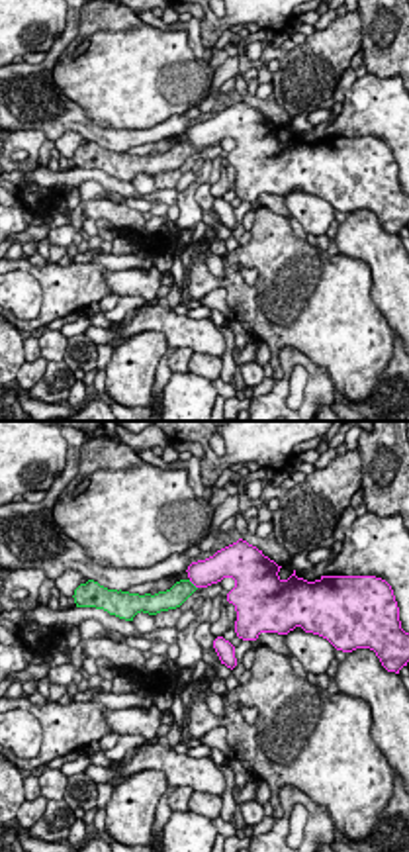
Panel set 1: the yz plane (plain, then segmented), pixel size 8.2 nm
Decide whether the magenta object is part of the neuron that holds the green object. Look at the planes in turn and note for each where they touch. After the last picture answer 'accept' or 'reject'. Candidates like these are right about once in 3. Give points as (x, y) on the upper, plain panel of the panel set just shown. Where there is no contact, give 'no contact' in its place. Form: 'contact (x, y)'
contact (192, 145)

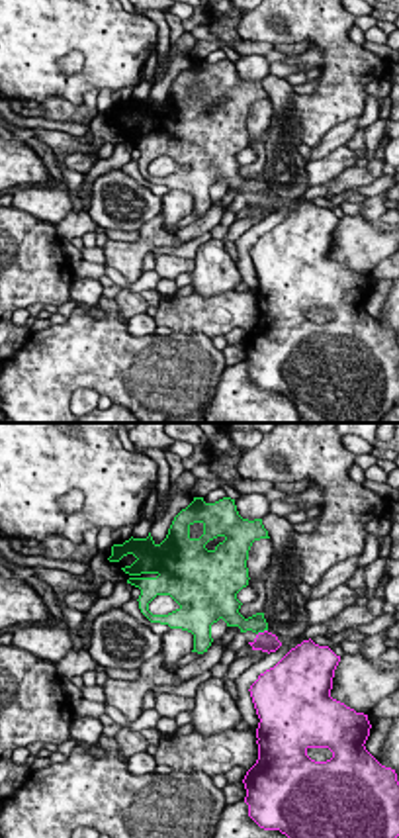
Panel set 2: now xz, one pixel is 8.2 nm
contact (261, 192)

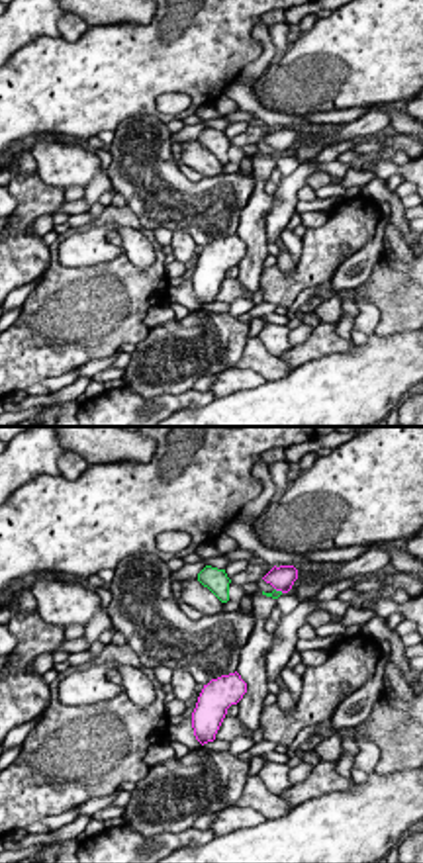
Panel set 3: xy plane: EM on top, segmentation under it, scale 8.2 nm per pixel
contact (279, 153)

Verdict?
reject

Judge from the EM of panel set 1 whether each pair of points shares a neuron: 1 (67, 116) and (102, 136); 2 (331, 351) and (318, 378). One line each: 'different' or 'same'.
1: same
2: different

